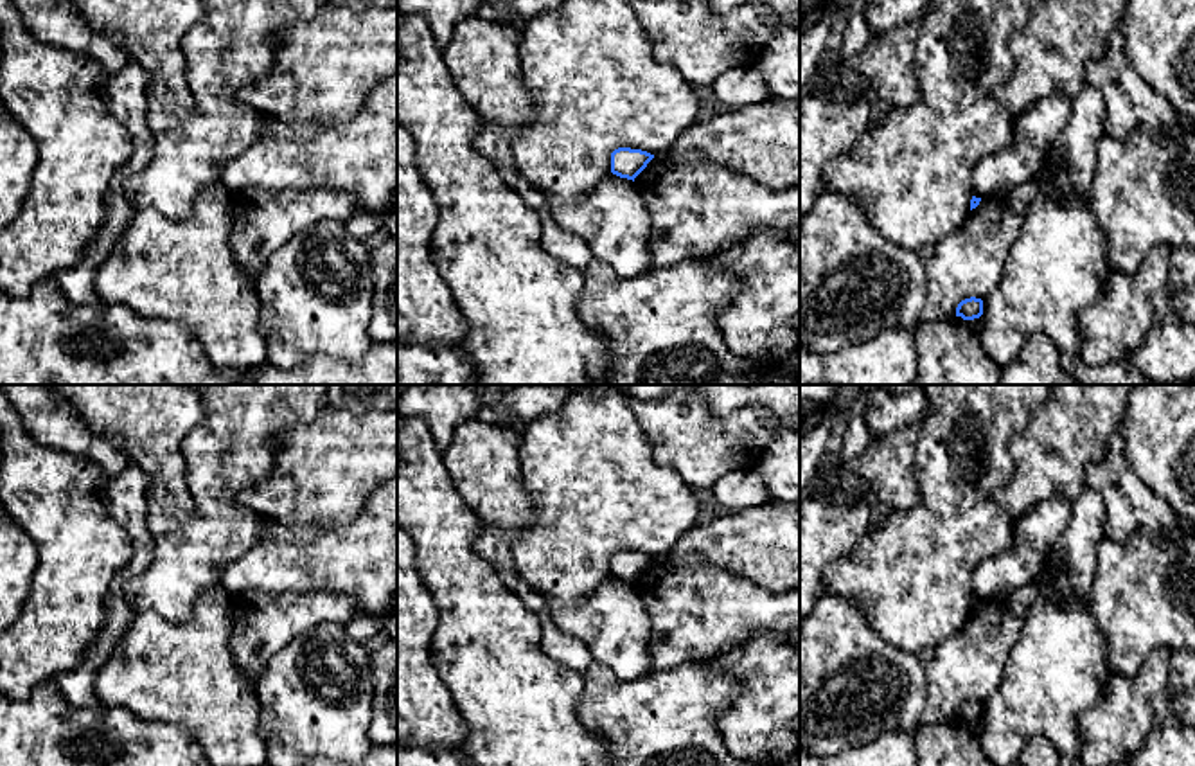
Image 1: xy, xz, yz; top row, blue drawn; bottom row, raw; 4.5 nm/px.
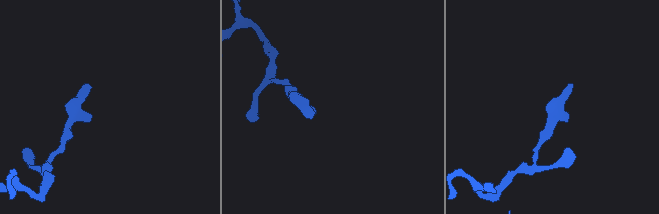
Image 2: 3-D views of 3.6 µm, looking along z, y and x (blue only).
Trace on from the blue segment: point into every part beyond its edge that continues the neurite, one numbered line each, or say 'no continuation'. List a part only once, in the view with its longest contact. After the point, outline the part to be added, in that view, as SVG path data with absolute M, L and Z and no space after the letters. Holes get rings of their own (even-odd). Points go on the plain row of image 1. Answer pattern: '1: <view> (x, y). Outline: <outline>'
no continuation

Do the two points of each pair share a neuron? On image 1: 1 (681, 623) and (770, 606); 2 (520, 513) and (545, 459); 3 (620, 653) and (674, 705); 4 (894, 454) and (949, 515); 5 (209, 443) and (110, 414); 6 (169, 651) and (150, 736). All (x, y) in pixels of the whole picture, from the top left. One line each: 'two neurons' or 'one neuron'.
1: one neuron
2: two neurons
3: two neurons
4: two neurons
5: two neurons
6: two neurons

